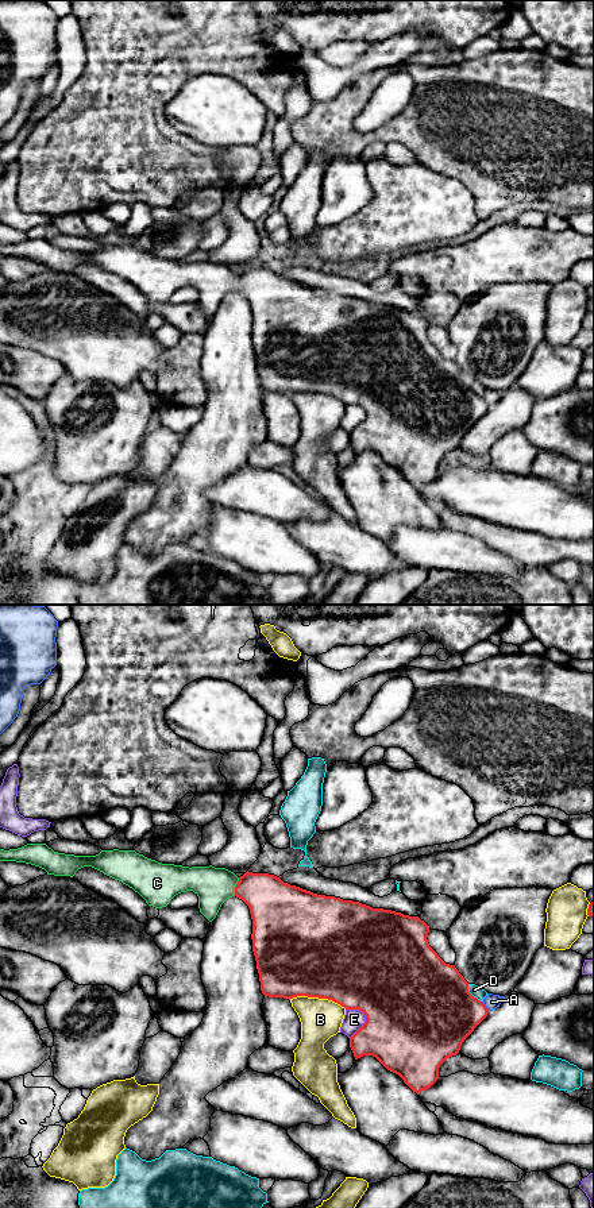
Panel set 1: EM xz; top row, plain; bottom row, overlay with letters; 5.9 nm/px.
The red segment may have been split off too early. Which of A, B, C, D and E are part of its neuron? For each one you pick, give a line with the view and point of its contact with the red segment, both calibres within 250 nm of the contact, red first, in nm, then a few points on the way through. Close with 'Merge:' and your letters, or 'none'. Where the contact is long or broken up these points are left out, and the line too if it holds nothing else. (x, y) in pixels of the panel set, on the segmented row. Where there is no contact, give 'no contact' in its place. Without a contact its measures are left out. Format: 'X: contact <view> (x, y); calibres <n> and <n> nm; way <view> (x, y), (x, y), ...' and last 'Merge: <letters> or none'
C: contact xz (235, 887); calibres 300 and 220 nm; way xz (273, 904), (257, 890), (235, 887), (213, 886)
Merge: C

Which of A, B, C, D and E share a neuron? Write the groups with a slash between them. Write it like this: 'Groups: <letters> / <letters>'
Groups: A / B / C / D / E

